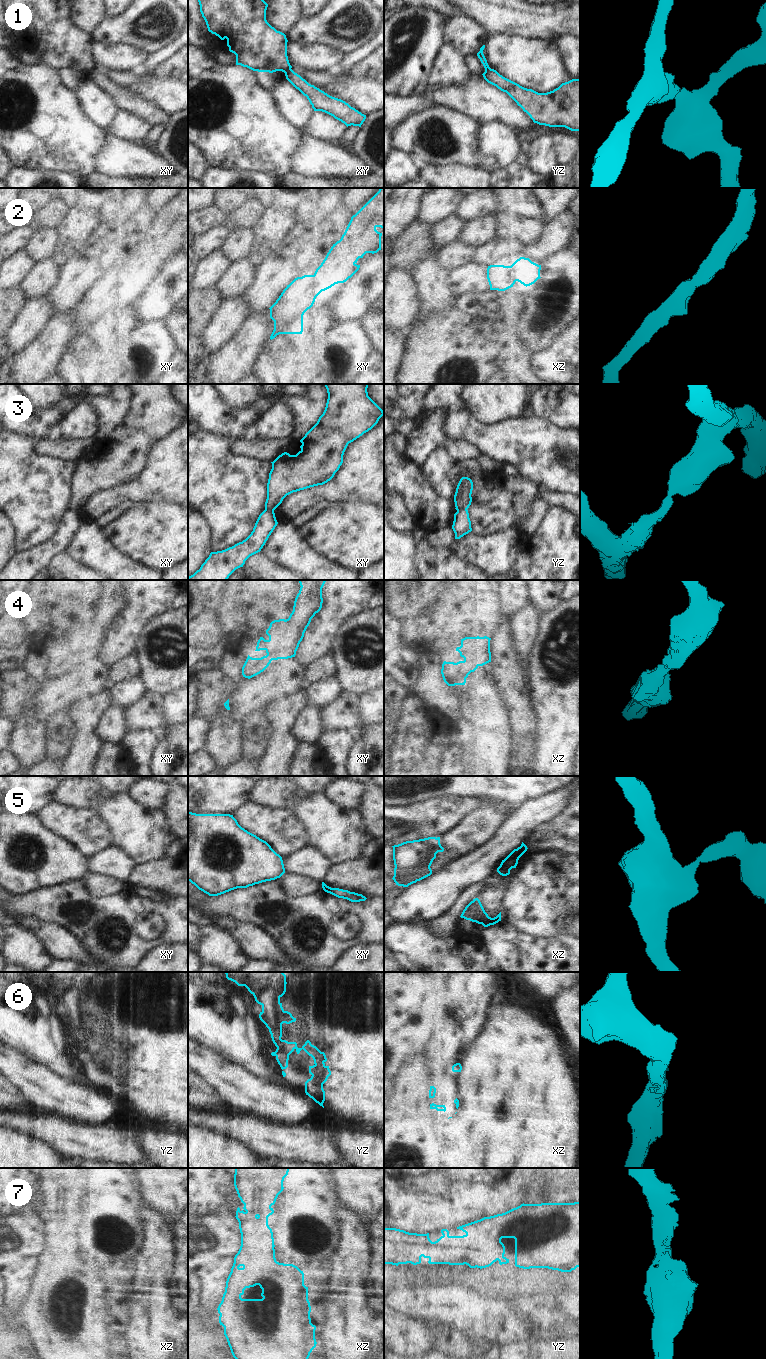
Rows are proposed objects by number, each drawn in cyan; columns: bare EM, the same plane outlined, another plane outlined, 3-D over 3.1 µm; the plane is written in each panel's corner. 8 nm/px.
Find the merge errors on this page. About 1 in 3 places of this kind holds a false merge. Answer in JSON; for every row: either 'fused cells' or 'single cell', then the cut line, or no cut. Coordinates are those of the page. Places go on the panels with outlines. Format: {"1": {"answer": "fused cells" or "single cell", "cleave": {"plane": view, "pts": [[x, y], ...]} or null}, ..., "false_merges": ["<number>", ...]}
{"1": {"answer": "fused cells", "cleave": {"plane": "xy", "pts": [[290, 68], [284, 72]]}}, "2": {"answer": "single cell", "cleave": null}, "3": {"answer": "fused cells", "cleave": {"plane": "yz", "pts": [[466, 509], [459, 509], [457, 511]]}}, "4": {"answer": "single cell", "cleave": null}, "5": {"answer": "fused cells", "cleave": {"plane": "xz", "pts": [[520, 846], [525, 851]]}}, "6": {"answer": "single cell", "cleave": null}, "7": {"answer": "single cell", "cleave": null}, "false_merges": ["1", "3", "5"]}

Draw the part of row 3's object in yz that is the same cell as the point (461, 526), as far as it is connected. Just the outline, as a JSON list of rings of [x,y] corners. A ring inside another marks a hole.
[[[458,510],[454,514],[452,529],[455,533],[455,539],[460,539],[472,531],[468,510]]]

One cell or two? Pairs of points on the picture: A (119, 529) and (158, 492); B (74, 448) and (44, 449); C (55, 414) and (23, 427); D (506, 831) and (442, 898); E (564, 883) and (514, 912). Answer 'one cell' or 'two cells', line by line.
A: two cells
B: one cell
C: one cell
D: one cell
E: one cell

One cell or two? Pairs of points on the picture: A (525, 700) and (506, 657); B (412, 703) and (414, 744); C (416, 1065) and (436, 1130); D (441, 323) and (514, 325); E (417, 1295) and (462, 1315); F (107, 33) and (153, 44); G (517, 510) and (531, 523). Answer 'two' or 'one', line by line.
A: one
B: one
C: one
D: two
E: one
F: one
G: two

